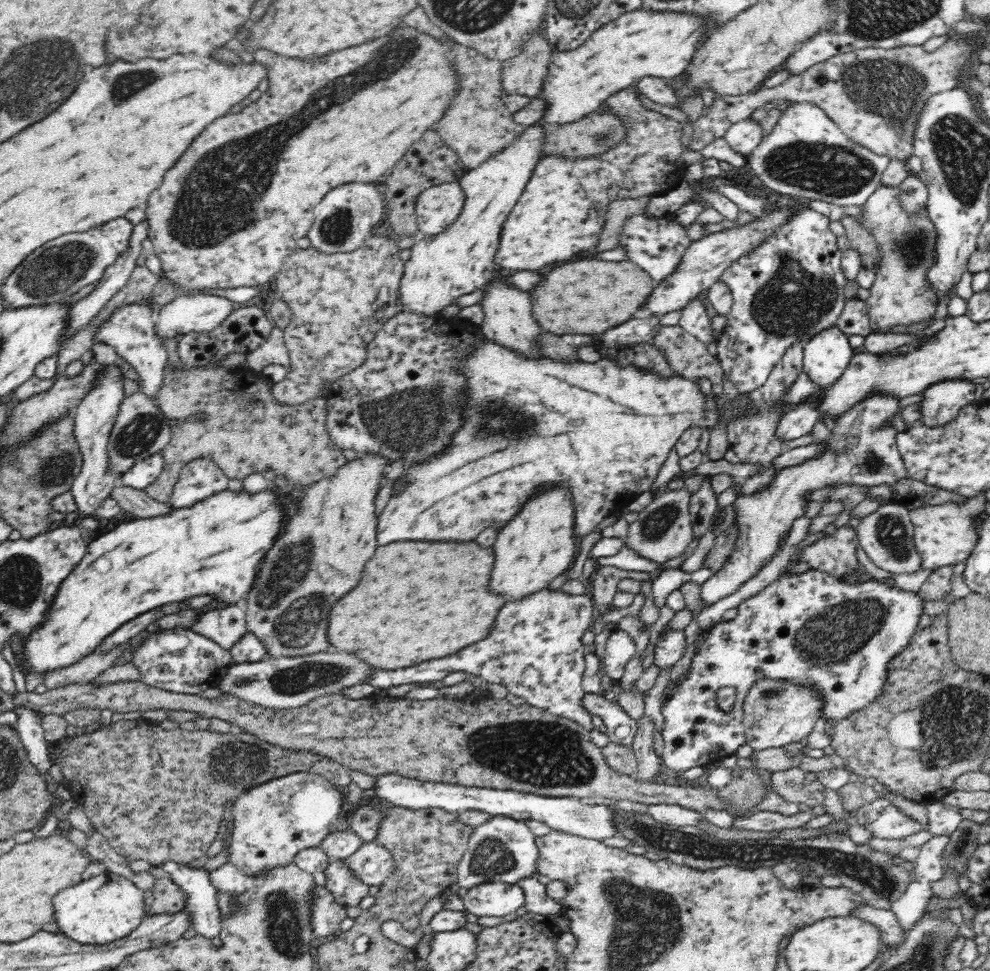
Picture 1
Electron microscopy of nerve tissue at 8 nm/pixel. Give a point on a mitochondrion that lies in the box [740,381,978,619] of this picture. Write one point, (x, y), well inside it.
(891, 532)

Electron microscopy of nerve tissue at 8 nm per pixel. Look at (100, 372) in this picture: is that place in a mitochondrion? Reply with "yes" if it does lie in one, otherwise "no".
no

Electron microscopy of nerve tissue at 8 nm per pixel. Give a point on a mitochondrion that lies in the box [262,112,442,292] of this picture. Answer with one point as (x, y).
(337, 228)

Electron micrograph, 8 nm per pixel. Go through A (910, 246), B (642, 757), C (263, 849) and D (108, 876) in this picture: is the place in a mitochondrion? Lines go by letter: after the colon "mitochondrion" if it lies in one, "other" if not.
A: mitochondrion
B: other
C: other
D: other

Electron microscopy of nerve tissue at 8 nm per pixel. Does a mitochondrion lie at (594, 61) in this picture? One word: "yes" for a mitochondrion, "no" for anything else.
no

